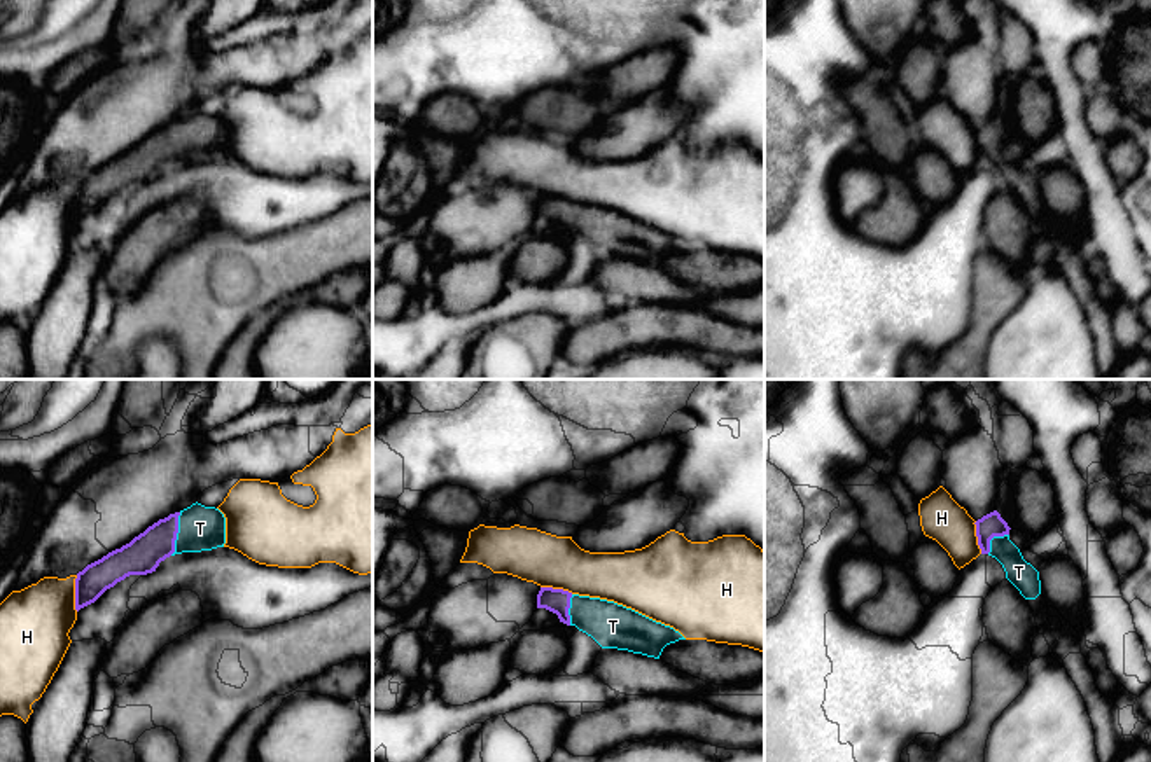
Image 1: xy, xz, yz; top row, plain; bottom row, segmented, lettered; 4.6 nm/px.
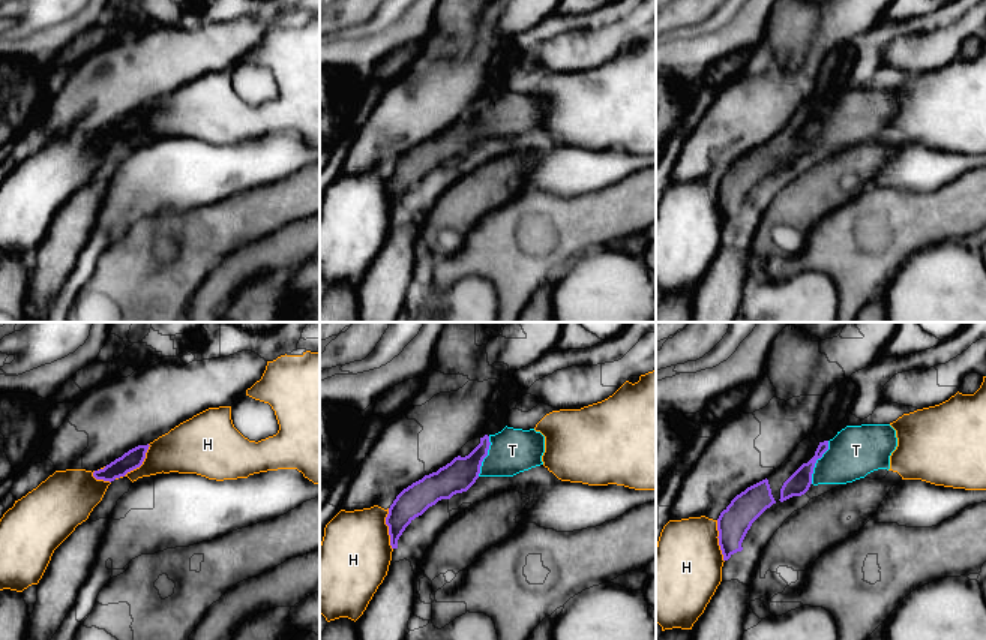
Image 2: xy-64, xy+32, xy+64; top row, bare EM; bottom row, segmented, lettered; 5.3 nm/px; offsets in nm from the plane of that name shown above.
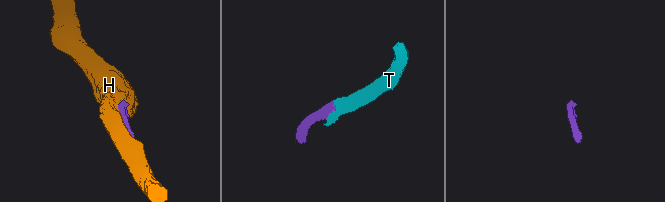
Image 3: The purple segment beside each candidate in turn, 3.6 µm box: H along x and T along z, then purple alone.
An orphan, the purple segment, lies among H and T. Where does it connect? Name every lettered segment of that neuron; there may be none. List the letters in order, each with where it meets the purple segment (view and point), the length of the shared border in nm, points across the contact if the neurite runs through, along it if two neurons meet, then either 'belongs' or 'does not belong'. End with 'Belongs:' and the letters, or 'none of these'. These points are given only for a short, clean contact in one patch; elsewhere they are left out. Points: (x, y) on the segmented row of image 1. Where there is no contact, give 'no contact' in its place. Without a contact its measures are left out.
H: contact xy (76, 593); length 170 nm; does not belong
T: contact xy (177, 532); length 200 nm; way xy (144, 553), (177, 532), (200, 528); belongs
Belongs: T

